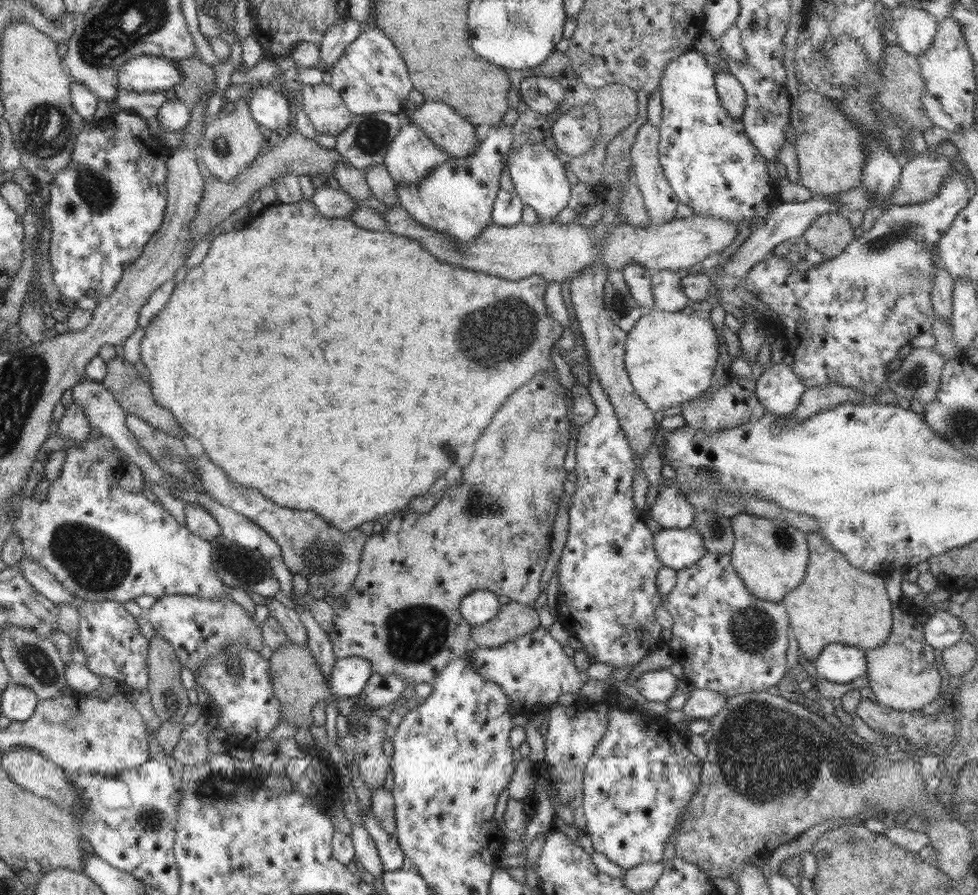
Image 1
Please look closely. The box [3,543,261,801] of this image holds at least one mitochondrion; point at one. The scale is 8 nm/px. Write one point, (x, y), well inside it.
(38, 664)

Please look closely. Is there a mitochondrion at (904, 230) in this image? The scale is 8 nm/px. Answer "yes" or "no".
yes

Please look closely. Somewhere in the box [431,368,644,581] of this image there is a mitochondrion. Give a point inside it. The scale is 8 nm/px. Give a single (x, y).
(480, 504)

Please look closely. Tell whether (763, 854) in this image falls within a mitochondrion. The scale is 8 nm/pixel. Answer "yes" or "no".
no

